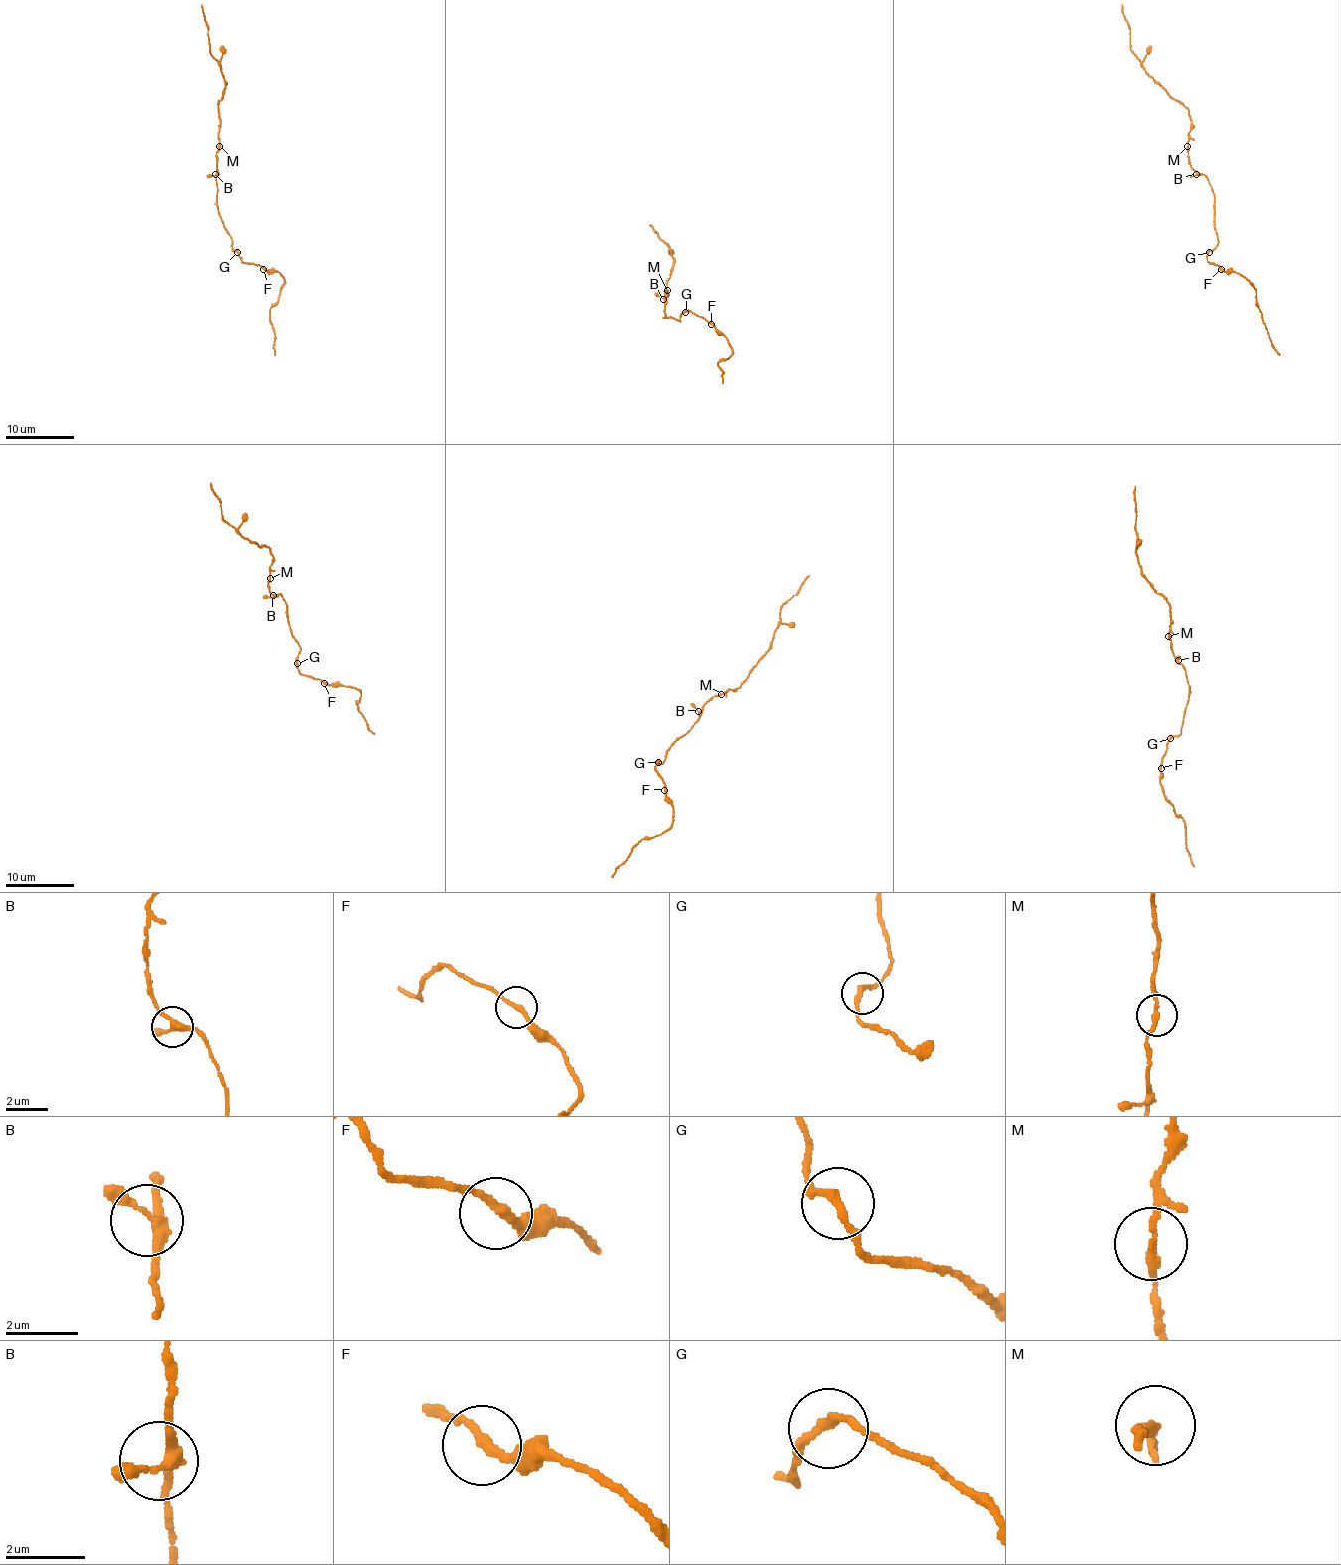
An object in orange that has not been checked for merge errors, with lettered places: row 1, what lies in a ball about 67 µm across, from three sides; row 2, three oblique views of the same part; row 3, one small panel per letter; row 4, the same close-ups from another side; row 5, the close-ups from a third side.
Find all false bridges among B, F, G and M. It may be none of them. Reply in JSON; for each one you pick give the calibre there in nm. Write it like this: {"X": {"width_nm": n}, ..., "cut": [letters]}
{"cut": []}

